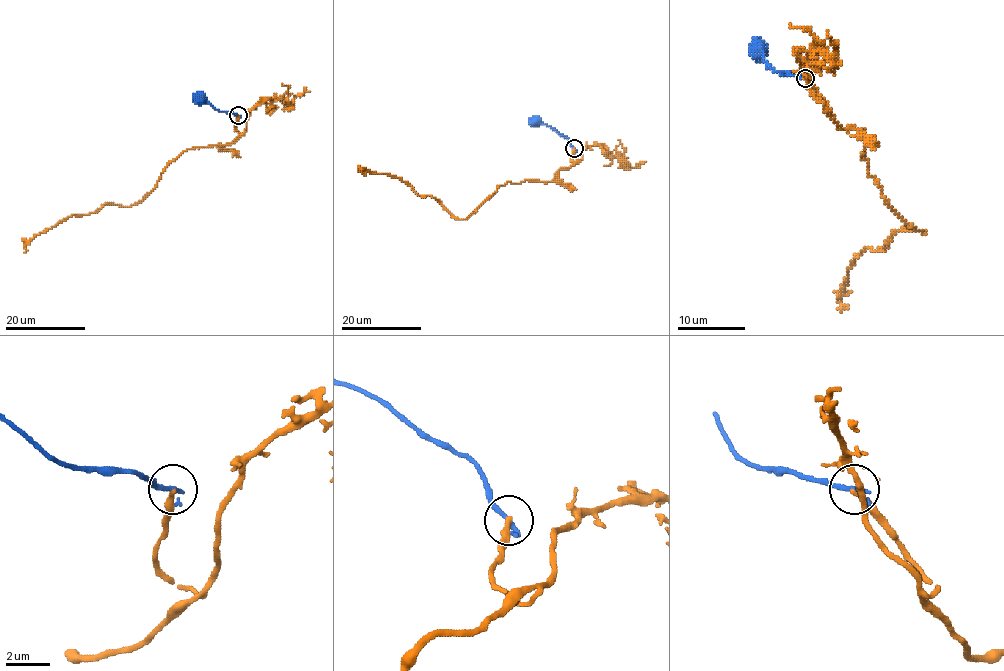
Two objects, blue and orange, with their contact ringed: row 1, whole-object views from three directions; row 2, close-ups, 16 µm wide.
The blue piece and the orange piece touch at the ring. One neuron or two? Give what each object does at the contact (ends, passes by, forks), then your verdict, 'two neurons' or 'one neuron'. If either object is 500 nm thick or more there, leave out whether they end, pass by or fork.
blue ends; orange ends; two neurons

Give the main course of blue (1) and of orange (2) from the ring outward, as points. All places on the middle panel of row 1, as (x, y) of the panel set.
1: (574, 148), (567, 138), (545, 124), (533, 123), (529, 118)
2: (574, 148), (571, 159), (578, 163), (561, 169), (550, 182), (500, 185), (464, 220), (401, 180), (360, 169)

